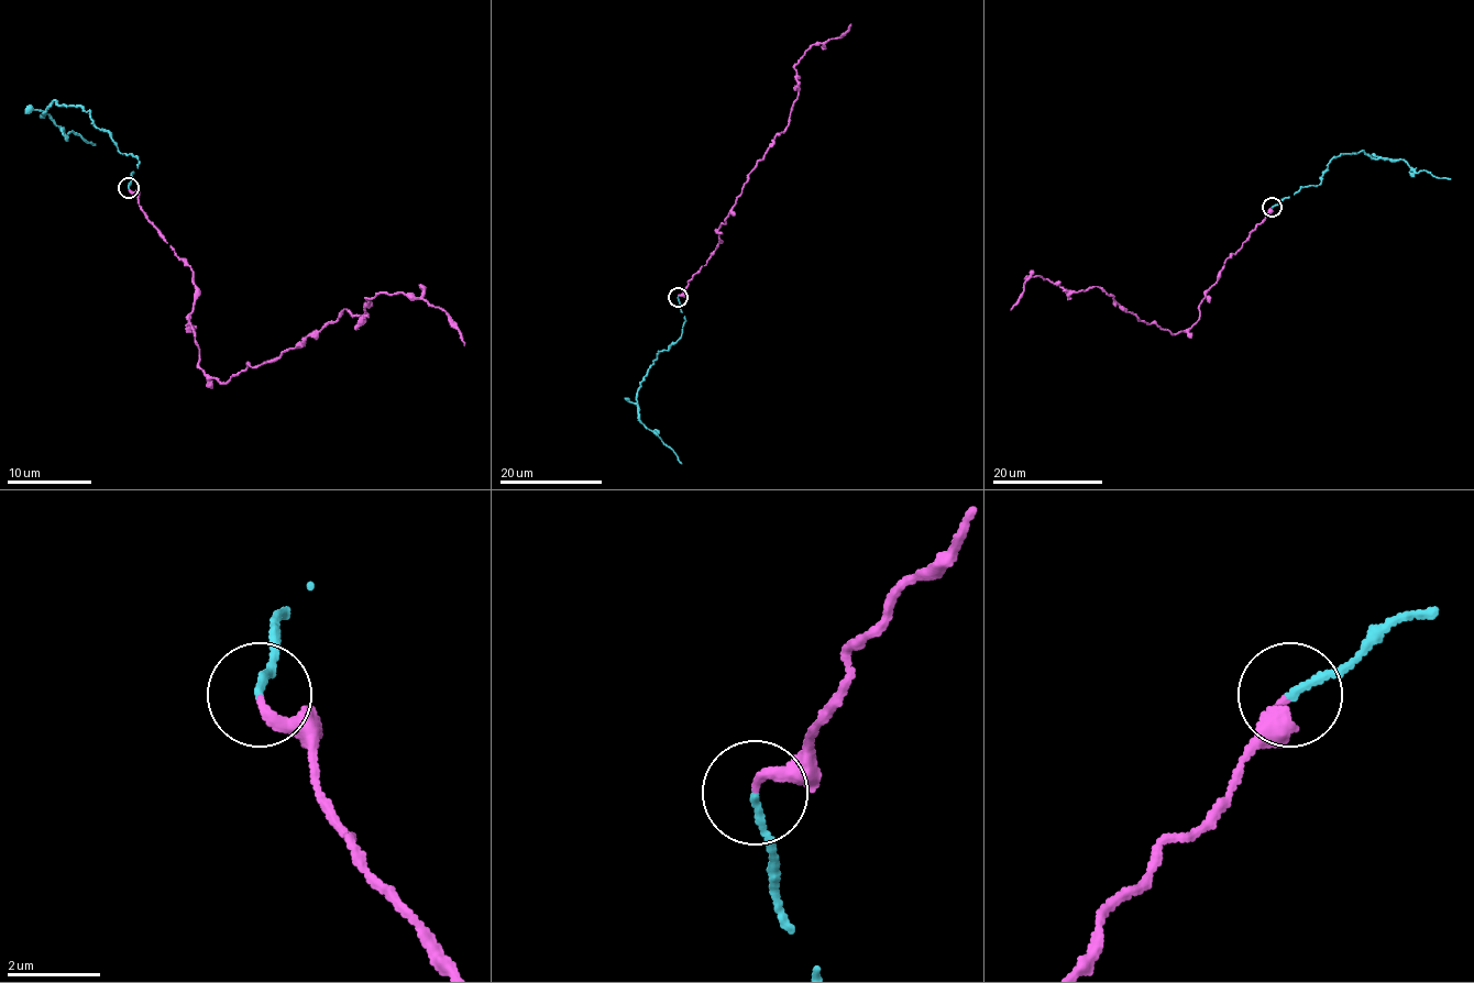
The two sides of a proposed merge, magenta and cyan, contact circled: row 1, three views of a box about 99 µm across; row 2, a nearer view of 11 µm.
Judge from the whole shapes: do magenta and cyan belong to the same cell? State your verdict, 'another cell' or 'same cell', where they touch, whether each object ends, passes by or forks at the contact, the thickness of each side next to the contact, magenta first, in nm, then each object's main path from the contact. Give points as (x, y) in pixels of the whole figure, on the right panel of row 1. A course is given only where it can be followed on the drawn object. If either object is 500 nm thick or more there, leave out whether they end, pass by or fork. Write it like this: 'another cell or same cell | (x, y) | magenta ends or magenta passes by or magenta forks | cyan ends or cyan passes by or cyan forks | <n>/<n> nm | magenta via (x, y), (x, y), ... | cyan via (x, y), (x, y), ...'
same cell | (1272, 207) | magenta ends | cyan ends | 240/150 nm | magenta via (1272, 207), (1177, 333), (1096, 286), (1065, 291), (1040, 276), (1010, 310) | cyan via (1272, 207), (1320, 183), (1334, 157), (1361, 151), (1373, 157), (1403, 159), (1417, 173), (1425, 170), (1451, 179)

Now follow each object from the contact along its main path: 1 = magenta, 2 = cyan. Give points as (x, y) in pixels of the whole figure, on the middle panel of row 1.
1: (678, 297), (719, 243), (717, 231), (750, 172), (789, 122), (799, 59), (850, 23)
2: (678, 297), (684, 316), (681, 337), (667, 350), (660, 352), (636, 397), (638, 419), (672, 450), (682, 464)

